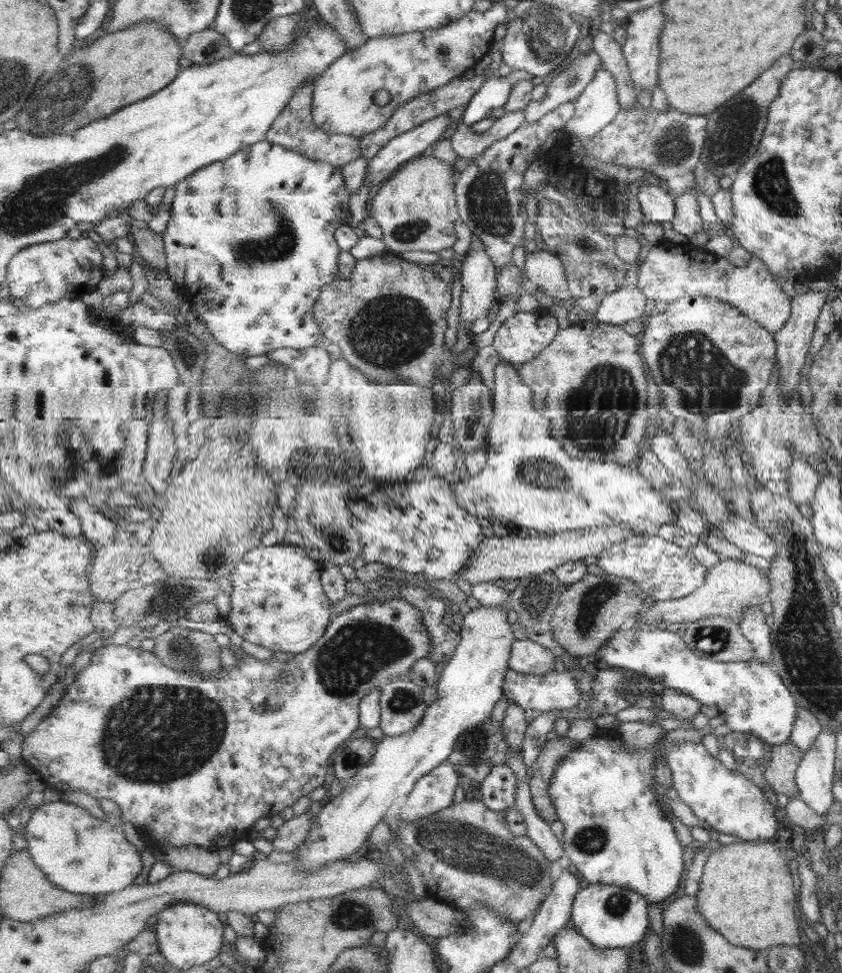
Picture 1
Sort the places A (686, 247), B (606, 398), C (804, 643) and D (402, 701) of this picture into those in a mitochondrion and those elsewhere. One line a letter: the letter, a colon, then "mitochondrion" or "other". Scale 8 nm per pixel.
A: other
B: mitochondrion
C: mitochondrion
D: mitochondrion

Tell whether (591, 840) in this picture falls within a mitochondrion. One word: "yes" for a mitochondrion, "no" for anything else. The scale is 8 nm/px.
yes

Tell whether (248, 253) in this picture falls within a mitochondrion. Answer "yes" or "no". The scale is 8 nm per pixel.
yes

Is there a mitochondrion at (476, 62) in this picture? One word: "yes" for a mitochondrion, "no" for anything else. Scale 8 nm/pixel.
no

